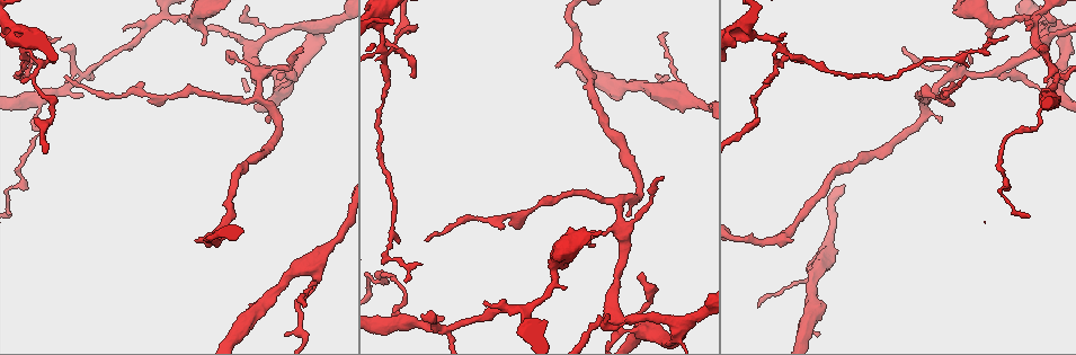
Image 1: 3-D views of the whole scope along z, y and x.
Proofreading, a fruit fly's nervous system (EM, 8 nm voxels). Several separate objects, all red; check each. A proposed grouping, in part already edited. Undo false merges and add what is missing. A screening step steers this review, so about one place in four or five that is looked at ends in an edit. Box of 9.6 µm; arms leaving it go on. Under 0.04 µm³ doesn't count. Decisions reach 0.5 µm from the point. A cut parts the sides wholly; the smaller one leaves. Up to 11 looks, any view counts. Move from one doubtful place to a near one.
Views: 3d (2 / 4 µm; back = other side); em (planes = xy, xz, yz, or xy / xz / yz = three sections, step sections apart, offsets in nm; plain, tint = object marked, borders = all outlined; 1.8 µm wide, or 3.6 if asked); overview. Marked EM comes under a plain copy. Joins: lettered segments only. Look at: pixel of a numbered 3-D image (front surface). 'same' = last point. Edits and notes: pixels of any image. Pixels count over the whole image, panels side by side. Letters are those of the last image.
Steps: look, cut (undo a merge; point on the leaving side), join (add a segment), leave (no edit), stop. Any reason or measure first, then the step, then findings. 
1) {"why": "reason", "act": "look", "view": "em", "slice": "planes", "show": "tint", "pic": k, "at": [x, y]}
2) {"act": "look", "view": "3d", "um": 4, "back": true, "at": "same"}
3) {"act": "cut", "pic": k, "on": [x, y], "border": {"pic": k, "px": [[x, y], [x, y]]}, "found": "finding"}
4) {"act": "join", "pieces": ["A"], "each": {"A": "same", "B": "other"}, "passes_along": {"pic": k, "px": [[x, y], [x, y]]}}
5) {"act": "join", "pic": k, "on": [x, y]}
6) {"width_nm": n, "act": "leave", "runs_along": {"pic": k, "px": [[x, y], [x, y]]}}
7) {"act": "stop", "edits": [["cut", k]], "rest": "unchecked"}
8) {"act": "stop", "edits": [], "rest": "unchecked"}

{"why": "abrupt turn", "act": "look", "view": "3d", "um": 4, "pic": 1, "at": [676, 91]}

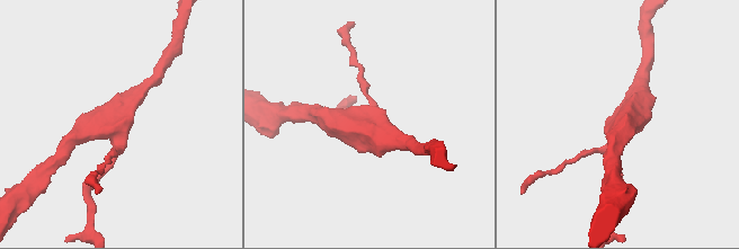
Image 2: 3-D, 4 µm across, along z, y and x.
{"act": "look", "view": "em", "slice": "yz", "step": 8, "show": "tint", "pic": 2, "at": [618, 122]}

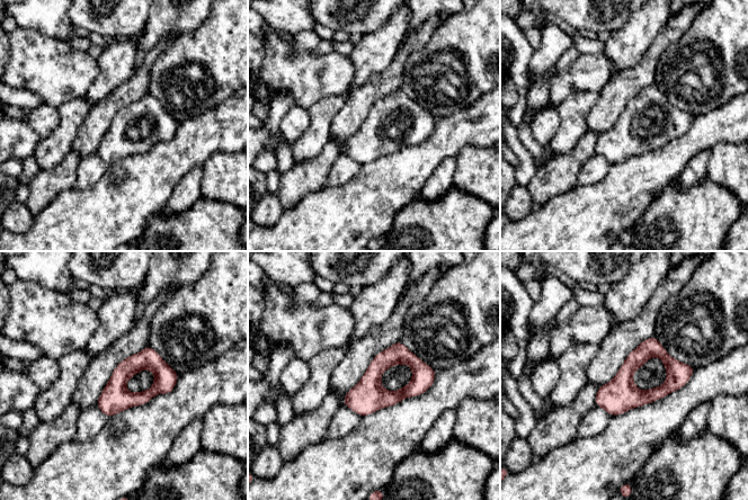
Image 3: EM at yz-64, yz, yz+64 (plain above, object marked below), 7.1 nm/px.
{"act": "look", "view": "em", "slice": "planes", "show": "borders", "at": "same"}

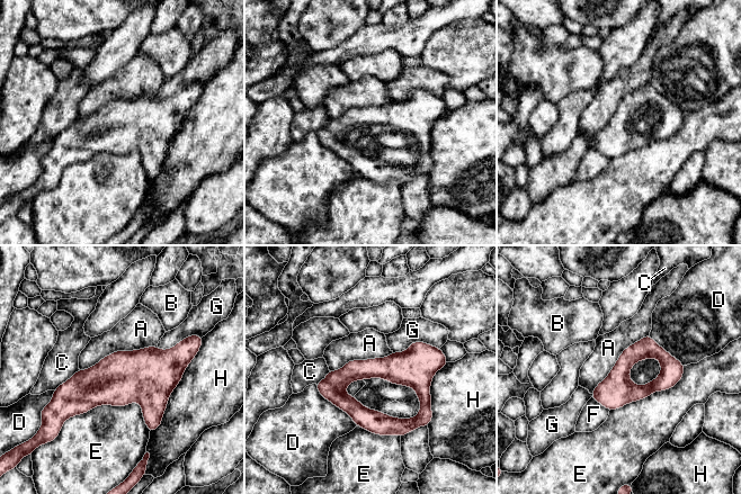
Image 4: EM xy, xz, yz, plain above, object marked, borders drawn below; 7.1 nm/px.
{"longest_contact_nm": ["H", 650], "act": "leave", "each": {"A": "other", "B": "other", "C": "other", "D": "other", "E": "other", "F": "other", "G": "other", "H": "other"}, "runs_along": {"pic": 4, "px": [[438, 366], [355, 369], [320, 387]]}, "found": "continuous, no second cell"}

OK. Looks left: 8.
{"why": "thin neck", "act": "look", "view": "3d", "um": 4, "pic": 1, "at": [413, 28]}

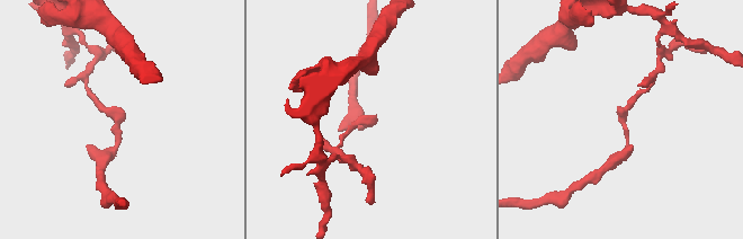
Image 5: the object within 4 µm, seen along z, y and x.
{"act": "look", "view": "em", "slice": "planes", "show": "borders", "pic": 5, "at": [115, 129]}

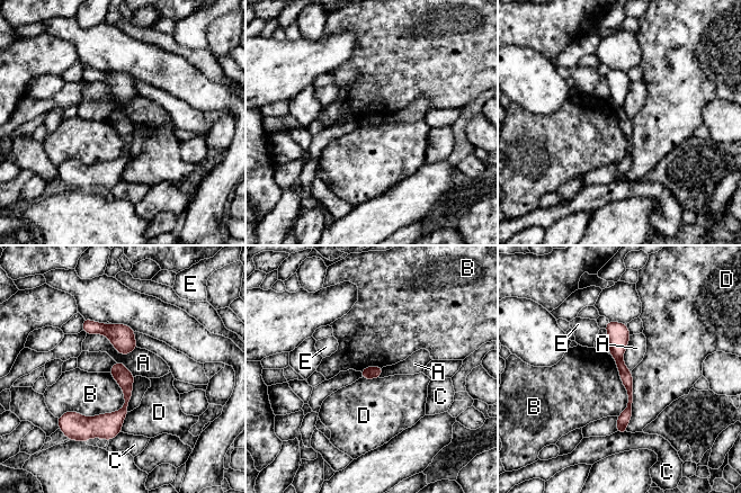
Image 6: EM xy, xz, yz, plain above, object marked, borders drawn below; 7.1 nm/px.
{"act": "cut", "pic": 6, "on": [626, 377], "each": {"A": "other", "B": "other", "C": "other", "D": "other", "E": "other"}, "border": {"pic": 6, "px": [[622, 358], [616, 361]]}, "found": "a second cell is stuck on"}

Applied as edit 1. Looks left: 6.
{"why": "sharp bend", "act": "look", "view": "3d", "um": 4, "pic": 1, "at": [739, 32]}

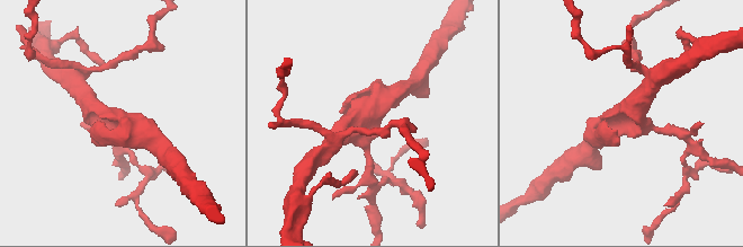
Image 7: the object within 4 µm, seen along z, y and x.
{"arms": 4, "why": "need the tissue", "act": "look", "view": "em", "slice": "planes", "show": "borders", "pic": 7, "at": [116, 119]}

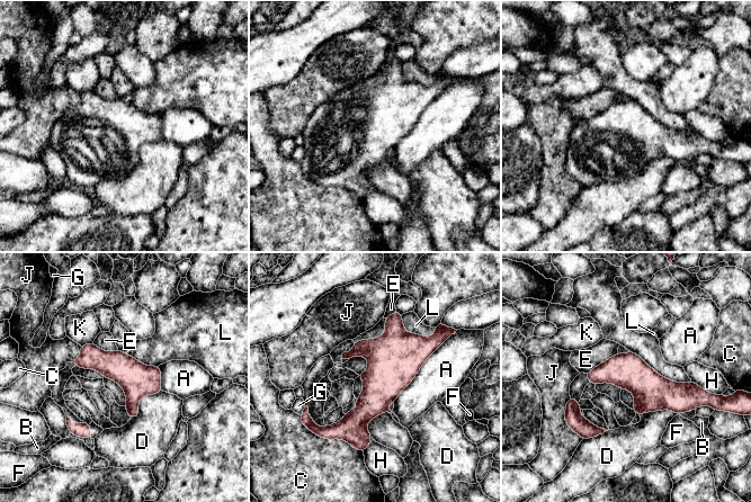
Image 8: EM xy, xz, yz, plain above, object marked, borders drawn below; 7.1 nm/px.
{"act": "leave", "each": {"A": "other", "B": "other", "C": "other", "D": "other", "E": "other", "F": "other", "G": "other", "H": "other", "J": "other", "K": "other", "L": "other"}, "runs_along": {"pic": 8, "px": [[589, 375], [694, 391]]}, "found": "one cell here"}

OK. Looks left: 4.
{"why": "sharp bend", "act": "look", "view": "3d", "um": 2, "pic": 1, "at": [450, 330]}

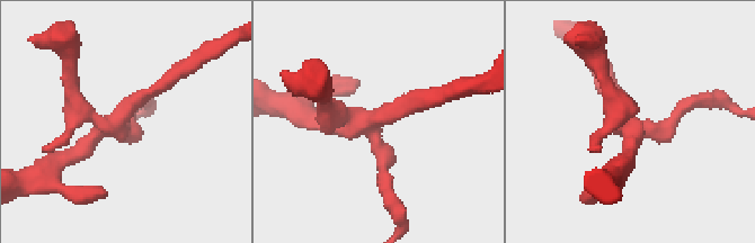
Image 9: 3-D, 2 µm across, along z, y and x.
{"why": "now the EM", "act": "look", "view": "em", "slice": "planes", "show": "tint", "pic": 9, "at": [120, 118]}

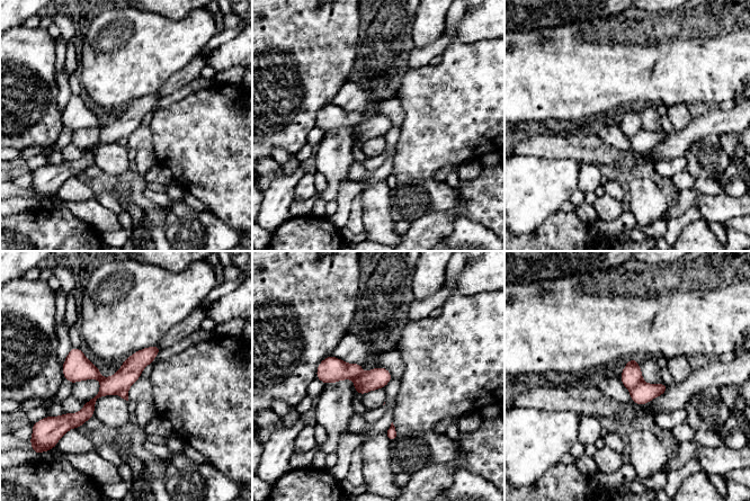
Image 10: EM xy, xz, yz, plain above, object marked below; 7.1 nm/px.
{"why": "see the neighbours", "act": "look", "view": "em", "slice": "planes", "show": "borders", "at": "same"}

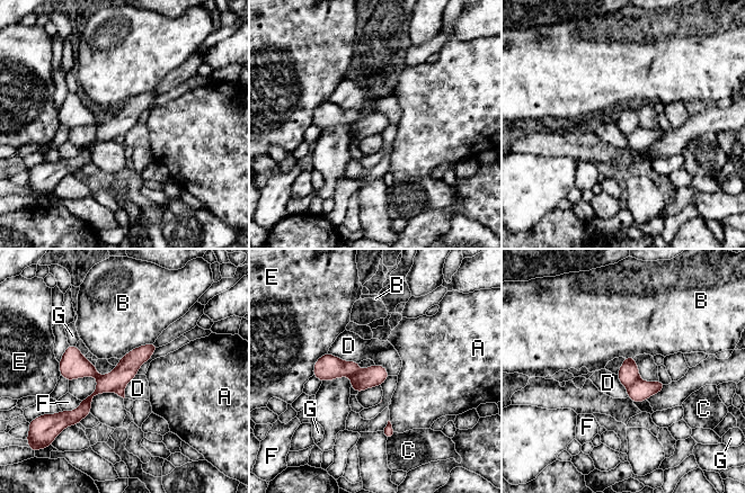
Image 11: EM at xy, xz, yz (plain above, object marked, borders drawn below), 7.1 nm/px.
{"act": "cut", "pic": 11, "on": [628, 374], "each": {"A": "other", "B": "other", "C": "other", "D": "other", "E": "other", "F": "other", "G": "other"}, "found": "a second cell is stuck on"}

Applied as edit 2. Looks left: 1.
{"why": "an open end", "act": "look", "view": "em", "slice": "planes", "show": "borders", "pic": 1, "at": [231, 62]}

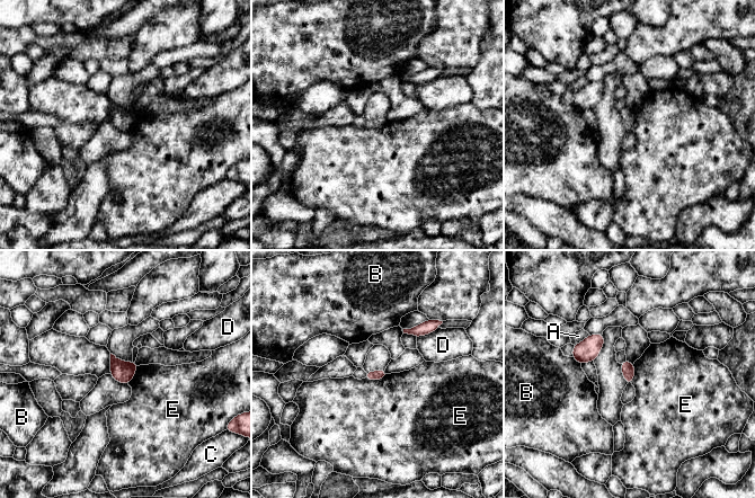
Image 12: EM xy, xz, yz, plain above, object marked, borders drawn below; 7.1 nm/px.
{"act": "leave", "each": {"A": "other", "B": "other", "C": "other", "D": "other", "E": "other"}, "border": {"pic": 12, "px": [[389, 374], [378, 380], [364, 379]]}, "found": "none of them fits"}

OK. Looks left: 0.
{"act": "stop", "edits": [["cut", 6], ["cut", 11]], "rest": "unchecked"}

